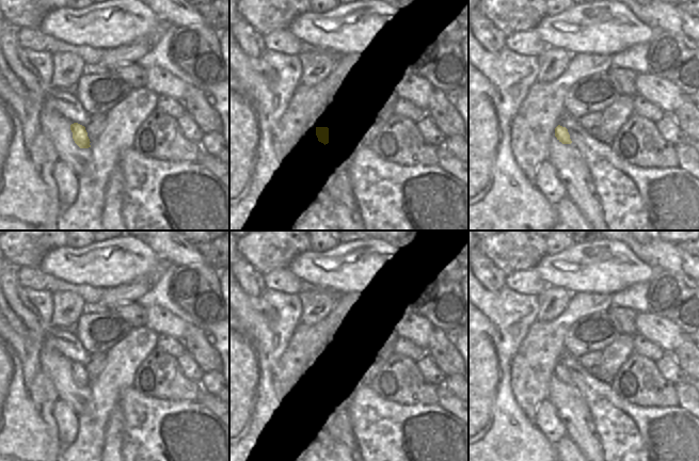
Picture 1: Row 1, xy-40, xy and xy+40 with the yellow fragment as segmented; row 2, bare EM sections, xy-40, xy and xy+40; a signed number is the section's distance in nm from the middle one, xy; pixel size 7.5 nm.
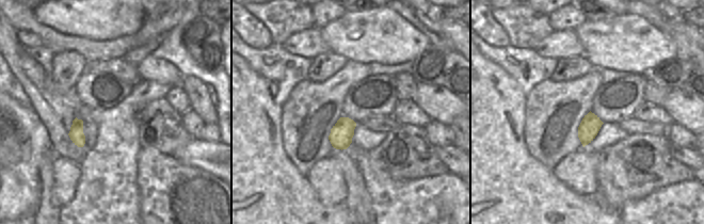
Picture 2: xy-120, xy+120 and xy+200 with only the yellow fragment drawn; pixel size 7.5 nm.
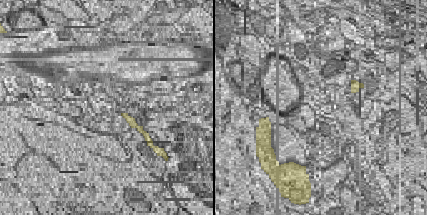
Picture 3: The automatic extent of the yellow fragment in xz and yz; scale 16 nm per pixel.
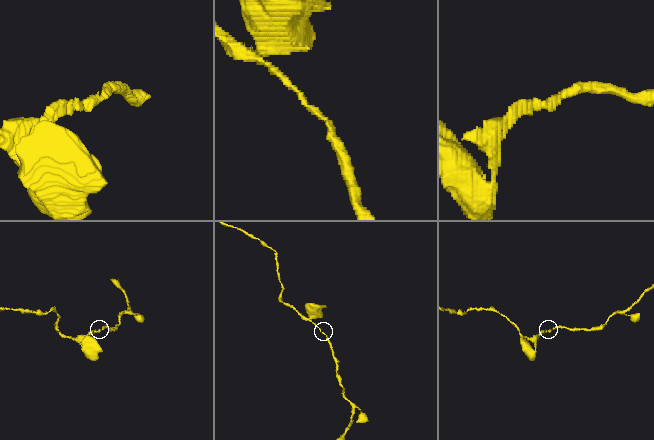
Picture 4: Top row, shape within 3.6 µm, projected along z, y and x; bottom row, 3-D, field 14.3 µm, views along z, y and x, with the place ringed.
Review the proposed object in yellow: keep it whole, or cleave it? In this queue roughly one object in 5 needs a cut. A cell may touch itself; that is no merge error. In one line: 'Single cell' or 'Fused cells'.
Single cell

